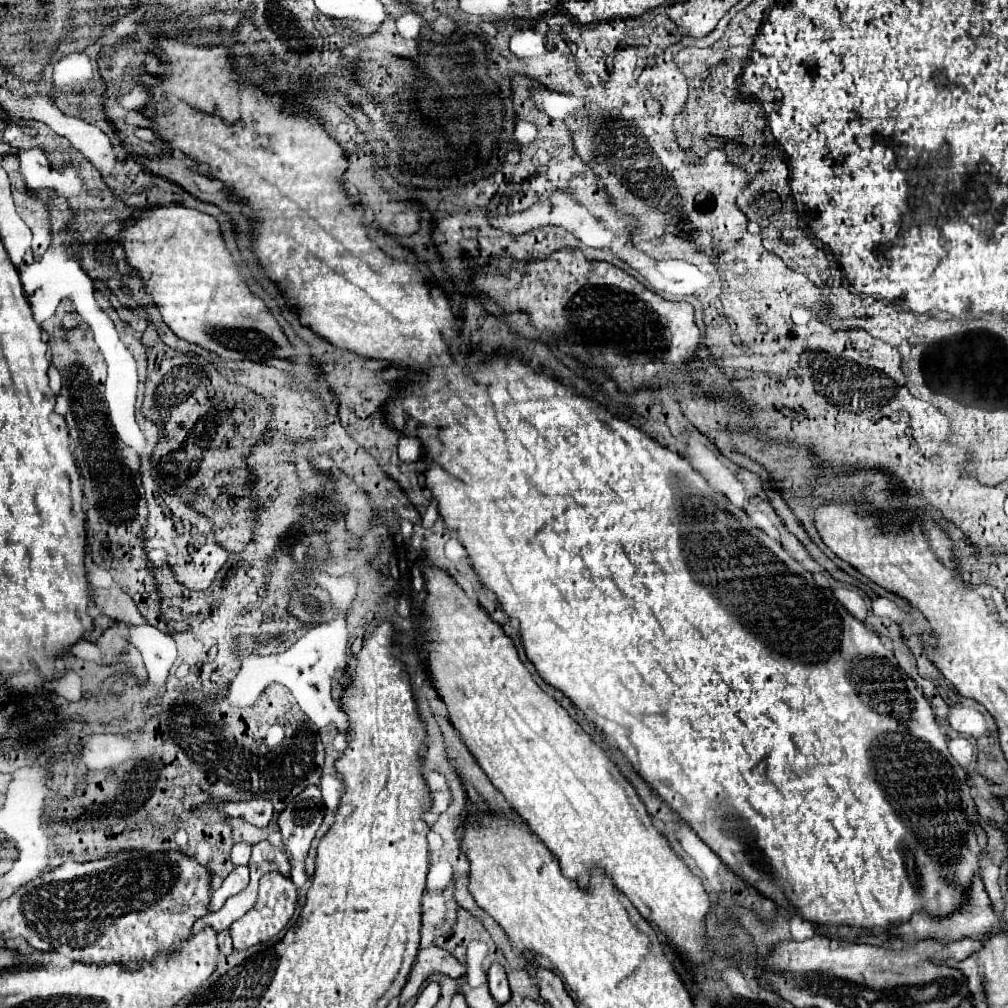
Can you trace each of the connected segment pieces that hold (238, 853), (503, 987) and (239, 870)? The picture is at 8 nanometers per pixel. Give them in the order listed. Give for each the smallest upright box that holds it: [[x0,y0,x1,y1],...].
[[232,842,252,864],[488,964,510,1004],[210,866,248,912]]

